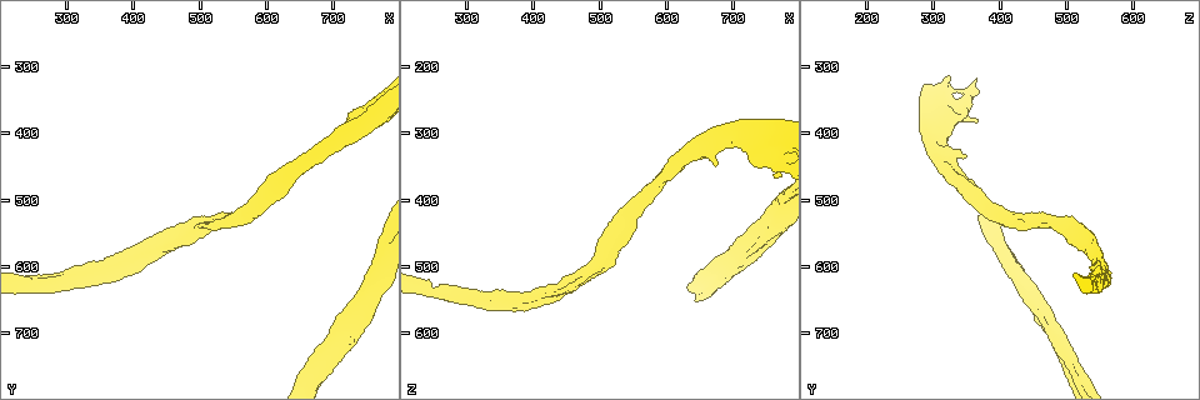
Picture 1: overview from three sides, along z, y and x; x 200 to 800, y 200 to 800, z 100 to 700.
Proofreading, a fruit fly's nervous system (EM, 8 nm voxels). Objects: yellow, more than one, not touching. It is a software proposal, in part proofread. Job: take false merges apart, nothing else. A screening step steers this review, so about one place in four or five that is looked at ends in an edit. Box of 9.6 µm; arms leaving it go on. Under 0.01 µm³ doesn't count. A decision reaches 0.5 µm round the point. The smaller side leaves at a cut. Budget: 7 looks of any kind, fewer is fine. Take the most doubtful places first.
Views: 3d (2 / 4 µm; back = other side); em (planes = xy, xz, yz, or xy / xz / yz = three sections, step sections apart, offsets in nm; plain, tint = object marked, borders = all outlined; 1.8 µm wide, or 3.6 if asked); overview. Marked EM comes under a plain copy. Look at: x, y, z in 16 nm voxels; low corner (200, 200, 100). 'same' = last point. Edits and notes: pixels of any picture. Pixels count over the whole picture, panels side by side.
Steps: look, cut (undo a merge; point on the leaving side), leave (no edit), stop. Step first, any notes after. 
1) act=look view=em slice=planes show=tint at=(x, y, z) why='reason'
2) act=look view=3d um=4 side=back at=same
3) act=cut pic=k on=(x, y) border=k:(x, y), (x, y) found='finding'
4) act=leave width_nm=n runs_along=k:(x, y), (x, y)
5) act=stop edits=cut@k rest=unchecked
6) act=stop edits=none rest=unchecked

act=look view=3d um=2 at=(550, 525, 420) why='calibre changes'

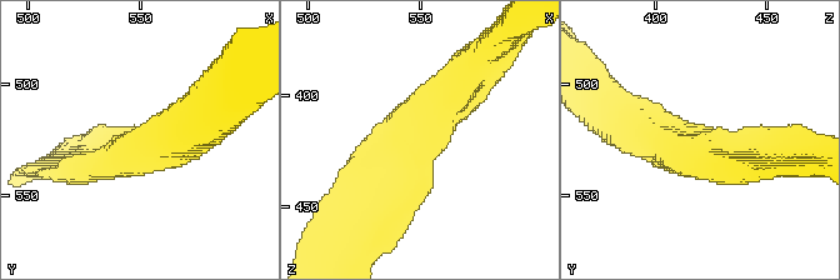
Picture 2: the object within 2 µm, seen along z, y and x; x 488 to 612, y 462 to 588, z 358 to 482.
act=look view=em um=3.6 slice=xy step=8 show=tint at=(547, 528, 420) arms=3 arm_widths_nm=170,220,300 why='shape alone is not enough'

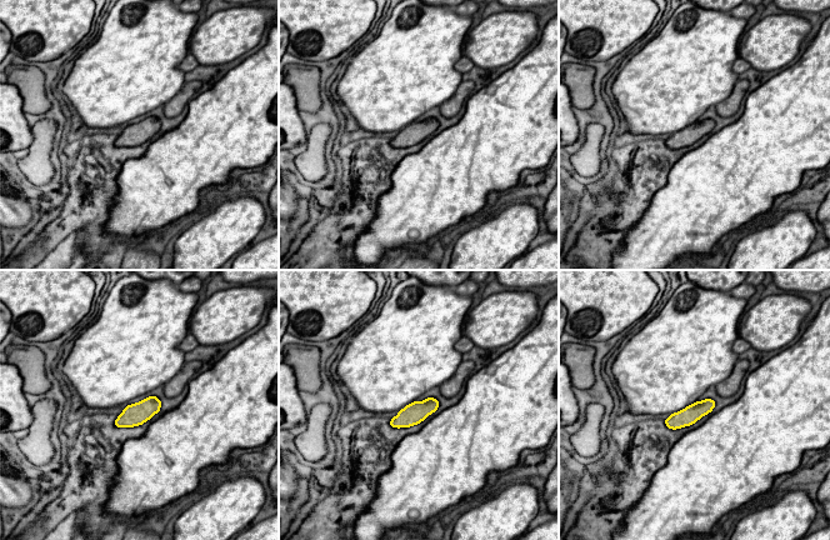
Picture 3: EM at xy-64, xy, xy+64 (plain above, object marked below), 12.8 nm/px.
act=look view=em um=3.6 slice=planes show=tint at=same

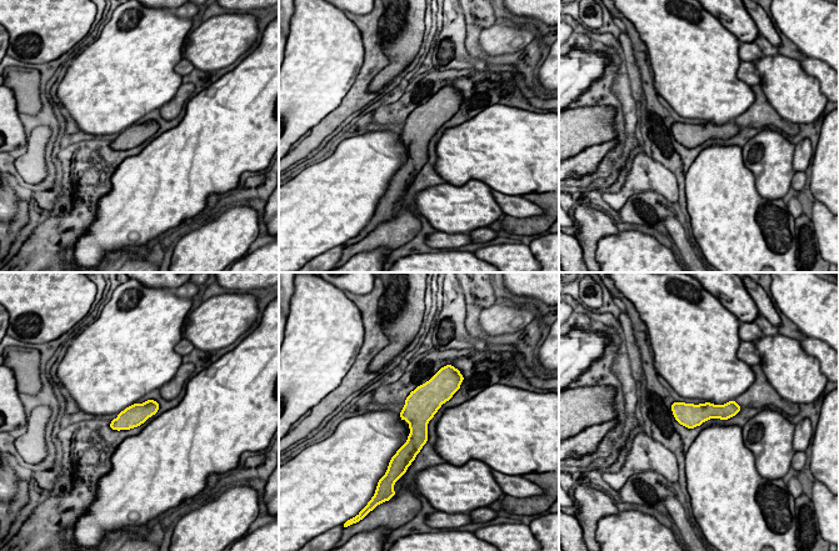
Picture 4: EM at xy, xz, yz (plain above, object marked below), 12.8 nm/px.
act=leave found='all the same neuron'

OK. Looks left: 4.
act=look view=3d um=2 at=(765, 610, 430) why='sudden change in width'

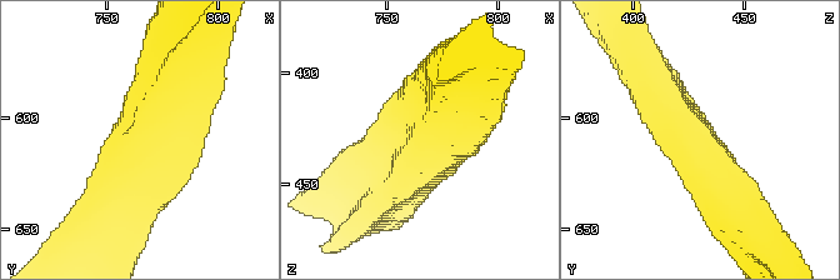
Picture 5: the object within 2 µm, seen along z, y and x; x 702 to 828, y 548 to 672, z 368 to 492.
act=look view=em slice=planes show=tint at=(768, 616, 434)

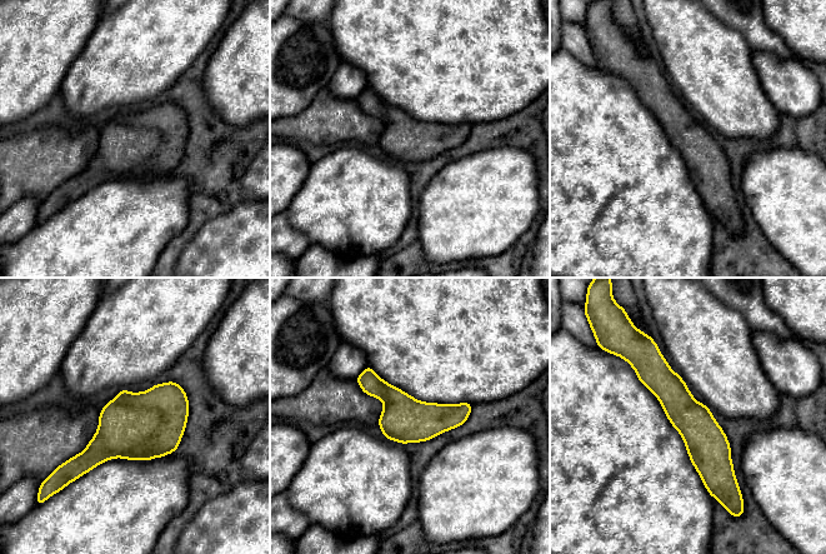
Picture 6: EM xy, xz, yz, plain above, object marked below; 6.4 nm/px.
act=leave runs_along=6:(654, 353), (716, 488) found='one neuron here'

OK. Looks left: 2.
act=look view=3d um=2 side=back at=(680, 425, 305) why='arms part here'

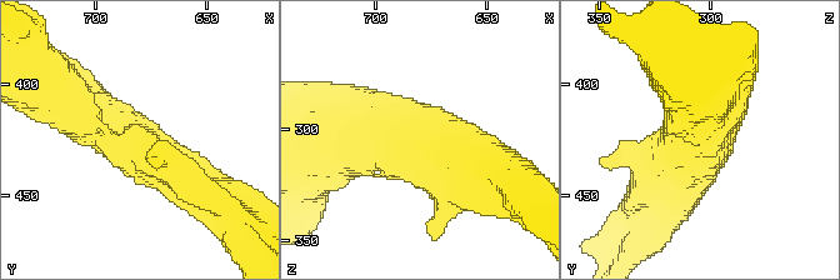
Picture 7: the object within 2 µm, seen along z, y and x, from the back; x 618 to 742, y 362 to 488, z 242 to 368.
act=look view=em slice=planes show=tint at=(683, 430, 308) why='now the EM'

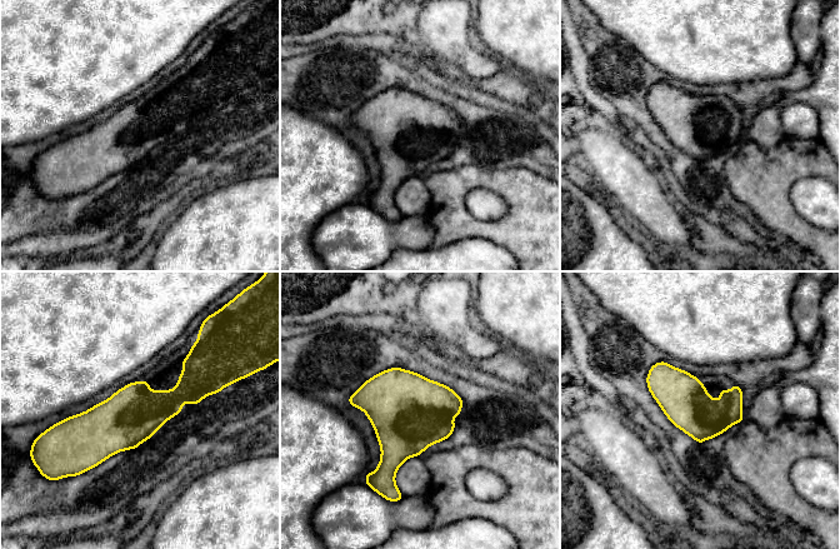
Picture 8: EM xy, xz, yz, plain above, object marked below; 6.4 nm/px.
act=leave runs_along=8:(211, 389), (66, 425) found='all the same neuron'

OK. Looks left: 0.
act=stop edits=none rest=unchecked

